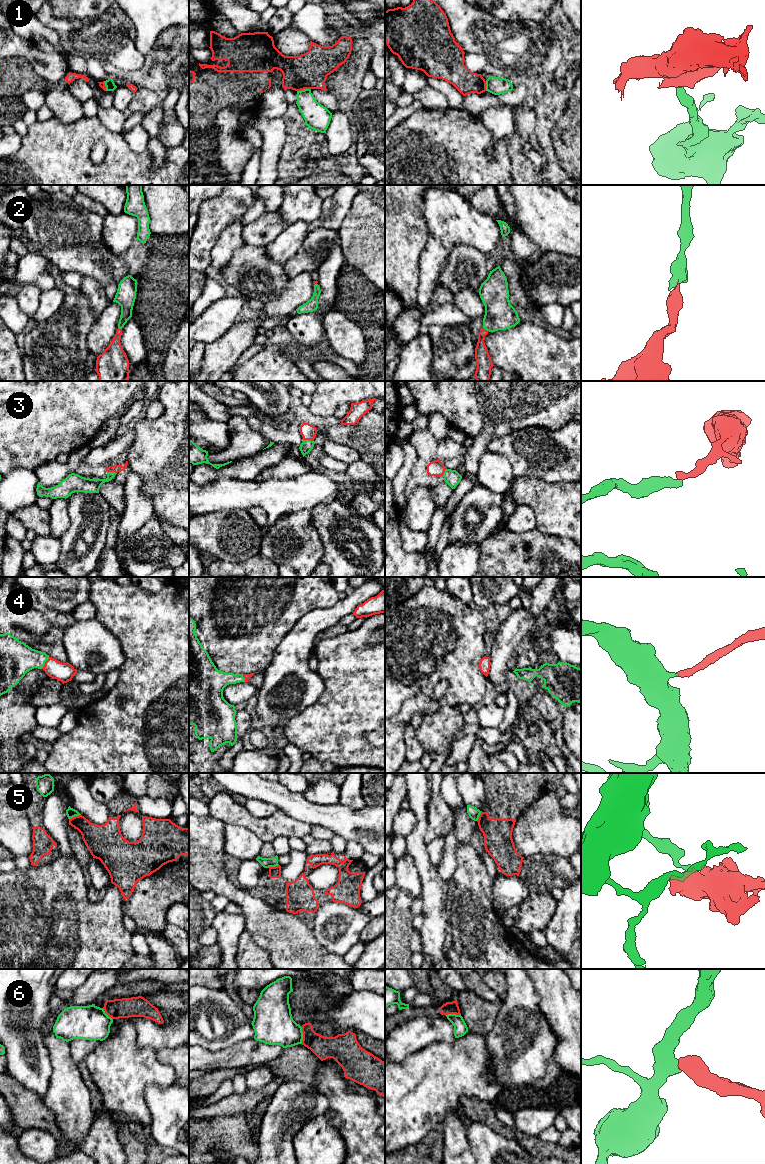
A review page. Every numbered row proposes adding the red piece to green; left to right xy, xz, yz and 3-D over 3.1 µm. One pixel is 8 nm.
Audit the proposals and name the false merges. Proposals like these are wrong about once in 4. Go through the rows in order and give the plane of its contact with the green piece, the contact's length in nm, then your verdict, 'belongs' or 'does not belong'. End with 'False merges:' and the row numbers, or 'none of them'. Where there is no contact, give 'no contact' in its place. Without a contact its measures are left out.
1: contact in xz; length 110 nm; does not belong
2: contact in yz; length 50 nm; belongs
3: contact in xz; length 90 nm; belongs
4: contact in xy; length 120 nm; belongs
5: contact in xy; length 100 nm; does not belong
6: contact in xz; length 140 nm; does not belong
False merges: 1, 5, 6

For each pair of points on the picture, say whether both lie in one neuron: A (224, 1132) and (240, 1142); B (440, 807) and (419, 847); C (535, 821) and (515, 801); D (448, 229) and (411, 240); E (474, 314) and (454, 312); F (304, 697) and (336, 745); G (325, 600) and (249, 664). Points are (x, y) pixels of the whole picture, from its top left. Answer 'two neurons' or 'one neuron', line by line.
A: one neuron
B: two neurons
C: two neurons
D: two neurons
E: two neurons
F: two neurons
G: one neuron

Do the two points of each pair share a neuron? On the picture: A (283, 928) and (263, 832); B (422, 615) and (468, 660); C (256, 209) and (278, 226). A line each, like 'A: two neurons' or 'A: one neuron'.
A: two neurons
B: one neuron
C: two neurons

